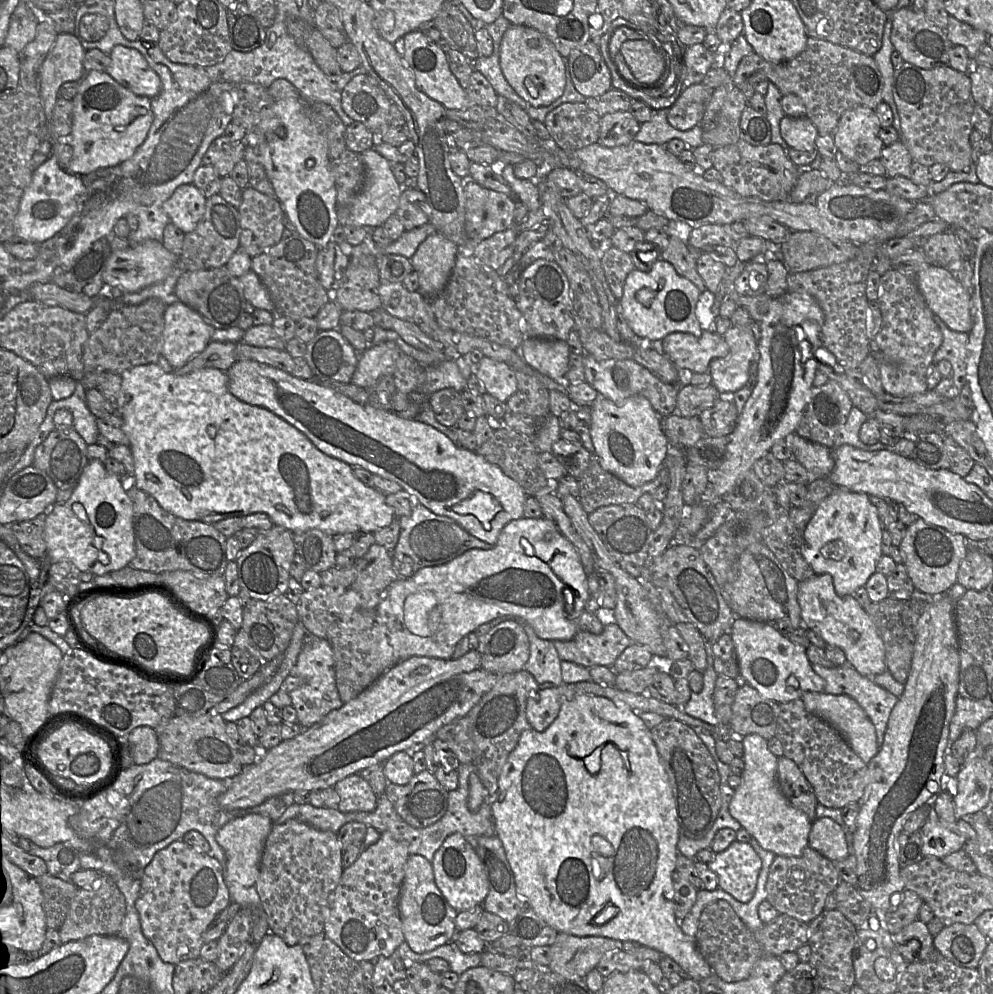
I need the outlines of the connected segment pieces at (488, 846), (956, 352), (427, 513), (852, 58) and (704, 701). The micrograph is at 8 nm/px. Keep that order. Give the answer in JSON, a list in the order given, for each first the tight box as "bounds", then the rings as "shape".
[{"bounds":[475,835,529,923],"shape":[[[497,835],[478,836],[475,851],[484,866],[489,884],[483,908],[510,923],[529,905],[516,892],[514,874],[503,844]]]},{"bounds":[933,316,968,390],"shape":[[[938,316],[933,319],[940,328],[943,341],[936,351],[933,364],[941,360],[947,360],[952,366],[952,380],[955,386],[961,390],[963,386],[968,385],[965,364],[965,344],[968,336],[963,332],[957,332],[950,329]]]},{"bounds":[392,504,492,575],"shape":[[[422,504],[414,506],[409,516],[401,516],[398,519],[400,535],[392,558],[404,561],[404,557],[408,556],[411,559],[412,575],[421,568],[445,564],[470,549],[488,550],[492,547],[469,534],[453,519],[435,514]]]},{"bounds":[733,37,883,135],"shape":[[[808,37],[806,48],[795,58],[782,63],[771,63],[755,52],[743,57],[733,77],[733,84],[737,88],[744,82],[750,82],[752,77],[766,76],[776,85],[782,96],[795,94],[806,108],[806,117],[811,120],[820,135],[833,135],[841,115],[854,107],[864,106],[872,110],[883,102],[882,77],[872,56],[867,56],[848,47],[833,44],[826,40]]]},{"bounds":[682,641,719,726],"shape":[[[705,641],[706,668],[703,671],[703,688],[698,693],[691,693],[690,699],[682,705],[682,710],[687,715],[699,719],[709,725],[716,726],[719,720],[715,715],[714,688],[718,674],[714,668],[714,655],[712,644]]]}]

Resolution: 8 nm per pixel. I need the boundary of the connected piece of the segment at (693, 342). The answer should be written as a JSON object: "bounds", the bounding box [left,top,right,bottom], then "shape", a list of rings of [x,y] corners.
{"bounds":[658,331,729,373],"shape":[[[703,331],[700,337],[683,332],[671,333],[659,342],[658,348],[683,373],[709,372],[713,359],[729,354],[723,336],[709,331]]]}

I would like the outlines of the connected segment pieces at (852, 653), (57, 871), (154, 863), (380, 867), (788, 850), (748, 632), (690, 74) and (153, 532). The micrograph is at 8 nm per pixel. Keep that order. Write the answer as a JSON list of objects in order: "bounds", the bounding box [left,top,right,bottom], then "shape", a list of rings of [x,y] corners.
[{"bounds":[797,574,887,677],"shape":[[[822,574],[798,582],[797,601],[801,609],[801,626],[821,634],[826,643],[843,650],[847,662],[862,676],[874,677],[887,670],[884,642],[865,609],[852,595],[839,596],[832,576]]]},{"bounds":[29,842,81,881],"shape":[[[31,842],[29,854],[44,860],[47,873],[64,881],[69,881],[70,876],[81,869],[80,853],[63,844],[55,844],[51,847],[40,847]]]},{"bounds":[135,840,231,965],"shape":[[[182,840],[158,851],[139,875],[140,890],[135,900],[141,930],[159,957],[177,965],[199,957],[203,933],[231,903],[222,864]]]},{"bounds":[325,832,409,963],"shape":[[[382,832],[376,843],[364,848],[356,861],[343,869],[341,879],[328,897],[325,935],[358,963],[375,957],[389,957],[405,940],[399,915],[399,896],[409,856],[406,845],[390,833]]]},{"bounds":[729,734,812,856],"shape":[[[749,734],[741,738],[741,741],[744,748],[744,770],[740,775],[741,782],[729,804],[730,815],[765,850],[776,856],[800,856],[809,845],[812,821],[782,793],[777,776],[778,758],[770,751],[768,740],[758,734]]]},{"bounds":[729,616,825,703],"shape":[[[735,616],[729,635],[735,646],[739,674],[763,698],[785,703],[801,698],[805,692],[824,692],[825,681],[814,672],[804,647],[785,638],[774,623]]]},{"bounds":[683,44,714,90],"shape":[[[694,44],[683,51],[683,90],[689,86],[700,84],[706,73],[712,68],[714,53],[707,50],[702,44]]]},{"bounds":[128,483,228,577],"shape":[[[129,483],[129,497],[133,502],[135,556],[128,566],[153,573],[184,570],[199,577],[223,576],[228,563],[227,537],[213,524],[186,520],[165,510],[156,499]]]}]

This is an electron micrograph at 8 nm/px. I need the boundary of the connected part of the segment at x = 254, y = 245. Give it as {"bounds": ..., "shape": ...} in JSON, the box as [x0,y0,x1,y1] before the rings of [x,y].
{"bounds":[240,186,285,258],"shape":[[[248,186],[242,190],[240,246],[253,258],[283,239],[285,212],[277,198]]]}

